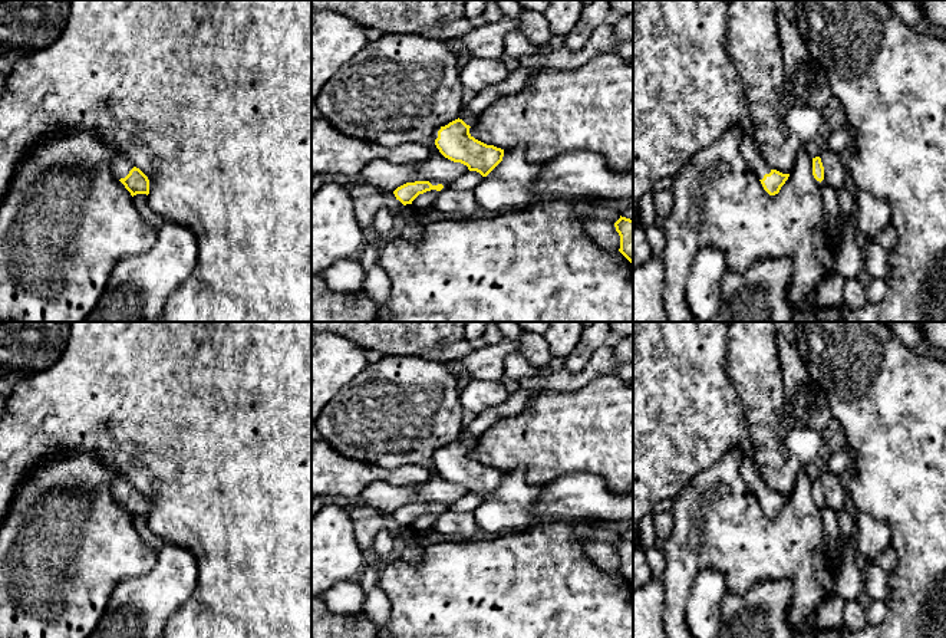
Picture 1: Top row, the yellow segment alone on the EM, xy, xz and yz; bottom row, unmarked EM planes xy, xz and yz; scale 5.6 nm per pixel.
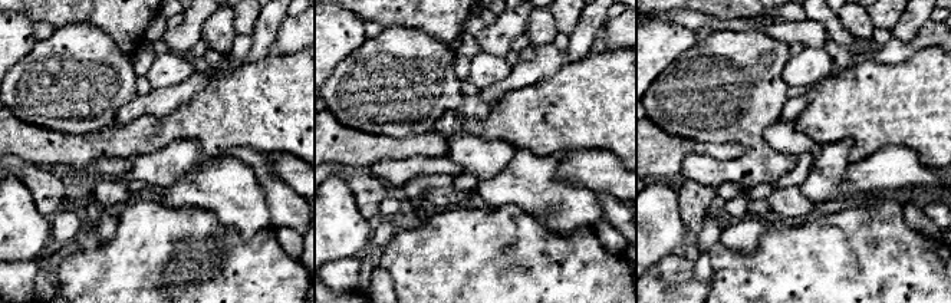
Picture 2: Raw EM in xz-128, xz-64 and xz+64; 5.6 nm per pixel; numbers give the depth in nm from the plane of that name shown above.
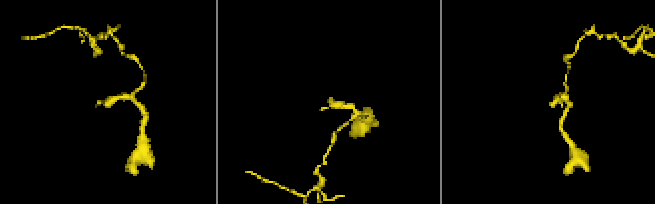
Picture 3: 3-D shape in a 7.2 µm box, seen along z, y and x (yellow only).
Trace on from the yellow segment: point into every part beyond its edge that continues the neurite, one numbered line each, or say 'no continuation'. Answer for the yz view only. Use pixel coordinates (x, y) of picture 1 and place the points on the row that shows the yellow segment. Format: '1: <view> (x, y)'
1: yz (750, 151)

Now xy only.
1: xy (121, 165)

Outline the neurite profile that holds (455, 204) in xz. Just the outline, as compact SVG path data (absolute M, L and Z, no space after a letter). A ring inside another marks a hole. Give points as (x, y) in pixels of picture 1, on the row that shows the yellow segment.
M444 187L431 205L438 216L449 218L474 218L478 204L474 191L455 191Z

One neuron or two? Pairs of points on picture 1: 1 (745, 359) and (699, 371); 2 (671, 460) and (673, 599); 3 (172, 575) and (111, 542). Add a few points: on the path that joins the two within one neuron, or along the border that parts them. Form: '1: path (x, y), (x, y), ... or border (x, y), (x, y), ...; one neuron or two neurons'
1: border (727, 336), (725, 372), (738, 395); two neurons
2: border (695, 473), (672, 499); two neurons
3: border (158, 552), (157, 562), (147, 572), (125, 579); two neurons

